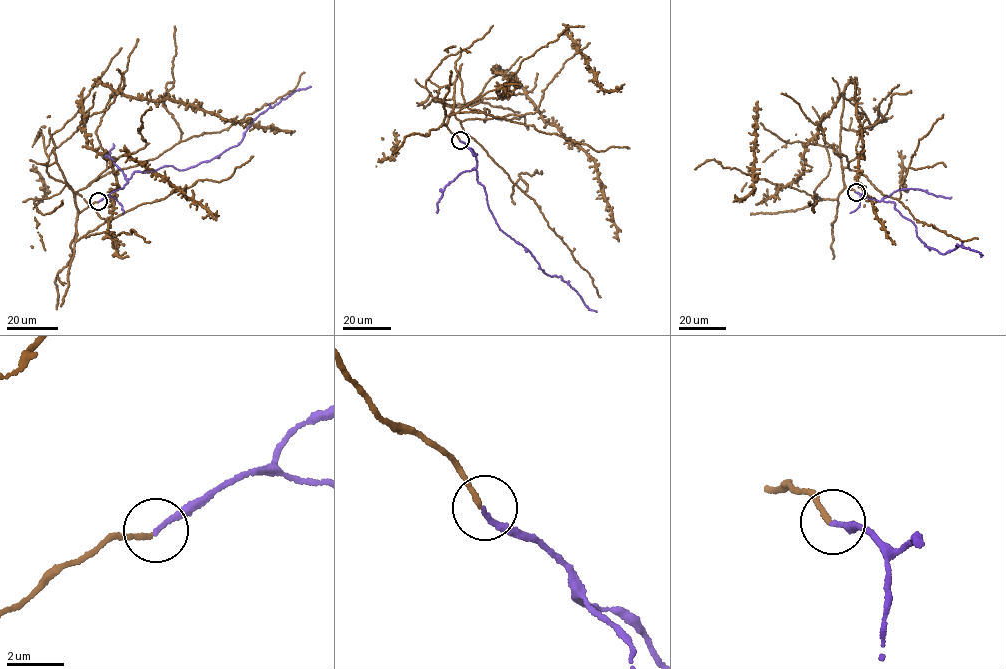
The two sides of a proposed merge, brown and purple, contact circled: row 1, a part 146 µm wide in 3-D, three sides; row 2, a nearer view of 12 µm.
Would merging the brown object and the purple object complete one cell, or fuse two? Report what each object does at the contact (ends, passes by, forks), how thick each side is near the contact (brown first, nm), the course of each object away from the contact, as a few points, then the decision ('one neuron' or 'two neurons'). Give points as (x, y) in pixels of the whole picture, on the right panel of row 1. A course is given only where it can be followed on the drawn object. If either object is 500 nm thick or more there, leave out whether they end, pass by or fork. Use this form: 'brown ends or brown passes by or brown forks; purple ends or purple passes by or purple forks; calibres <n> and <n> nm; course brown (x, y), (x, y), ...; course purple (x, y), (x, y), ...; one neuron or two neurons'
brown ends; purple ends; calibres 170 and 180 nm; course brown (856, 192), (845, 187), (839, 149), (842, 127), (872, 128), (857, 102), (863, 152), (856, 175), (895, 244); course purple (855, 192), (893, 202), (903, 217), (914, 223), (925, 246), (942, 254), (957, 244), (981, 257); one neuron

